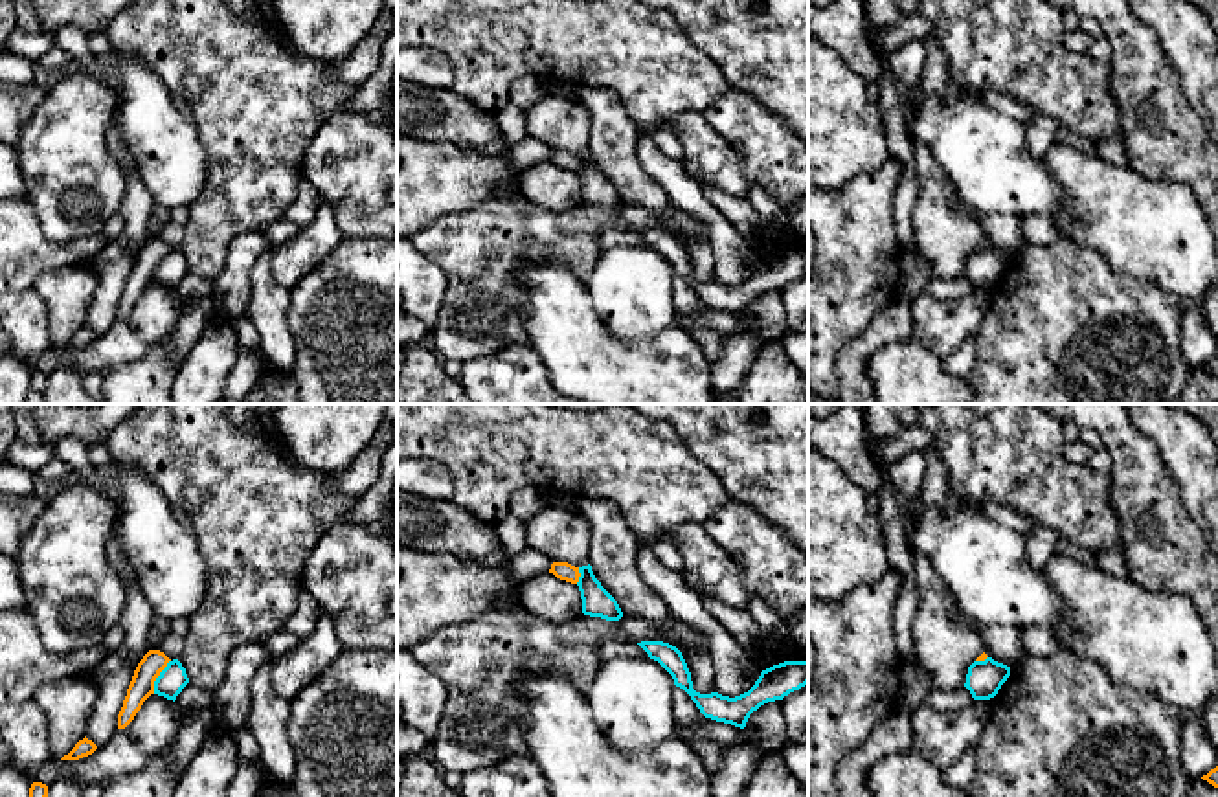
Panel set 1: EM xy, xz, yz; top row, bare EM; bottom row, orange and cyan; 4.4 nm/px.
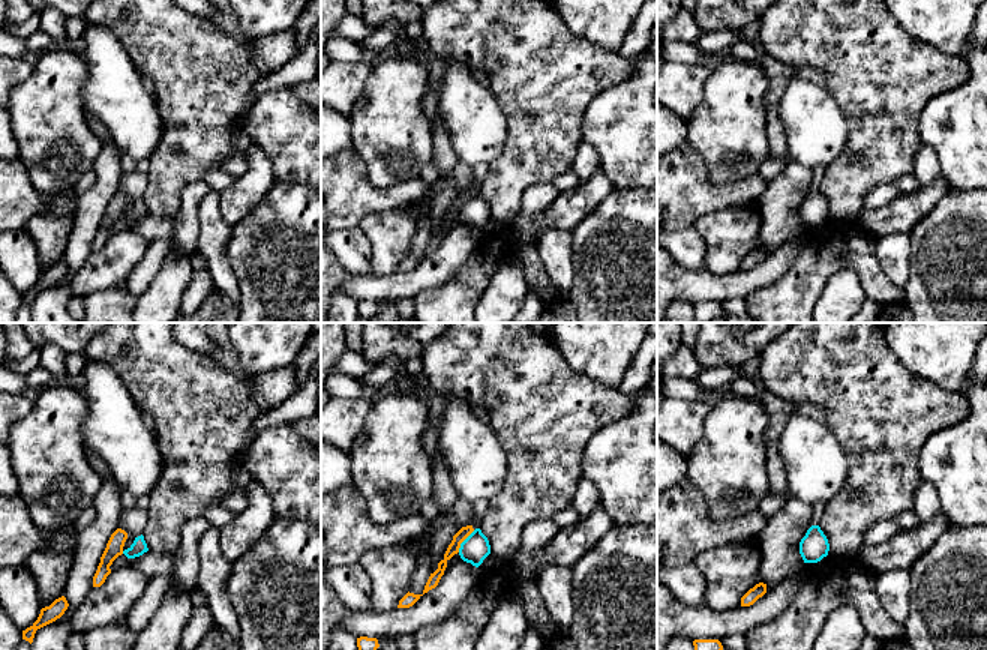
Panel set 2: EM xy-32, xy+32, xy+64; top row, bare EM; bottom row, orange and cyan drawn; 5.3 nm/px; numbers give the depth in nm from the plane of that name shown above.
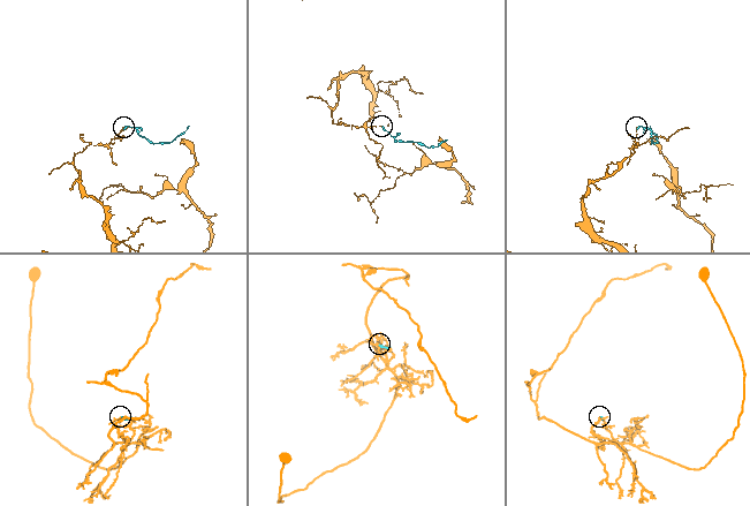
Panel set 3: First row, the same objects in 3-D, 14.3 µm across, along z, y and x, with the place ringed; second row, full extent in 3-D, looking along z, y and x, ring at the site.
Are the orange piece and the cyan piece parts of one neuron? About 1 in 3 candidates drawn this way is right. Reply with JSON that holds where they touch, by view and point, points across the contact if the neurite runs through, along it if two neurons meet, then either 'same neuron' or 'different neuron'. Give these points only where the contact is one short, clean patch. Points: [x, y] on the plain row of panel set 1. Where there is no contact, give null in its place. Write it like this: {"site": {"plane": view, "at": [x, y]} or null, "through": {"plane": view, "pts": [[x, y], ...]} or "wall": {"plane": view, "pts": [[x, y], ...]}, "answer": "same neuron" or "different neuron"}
{"site": {"plane": "xy", "at": [158, 263]}, "wall": {"plane": "xy", "pts": [[169, 248], [157, 267], [153, 281]]}, "answer": "different neuron"}

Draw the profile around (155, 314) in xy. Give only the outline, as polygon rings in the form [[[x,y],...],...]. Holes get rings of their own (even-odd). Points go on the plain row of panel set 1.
[[[151,283],[134,309],[125,318],[116,318],[92,343],[79,349],[51,347],[22,362],[29,373],[42,371],[48,376],[61,367],[73,367],[86,375],[138,362],[173,332],[184,305],[173,288]]]

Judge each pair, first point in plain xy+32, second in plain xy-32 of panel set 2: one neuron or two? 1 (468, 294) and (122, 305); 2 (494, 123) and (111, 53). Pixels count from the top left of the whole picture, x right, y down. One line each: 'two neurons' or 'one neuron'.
1: one neuron
2: one neuron

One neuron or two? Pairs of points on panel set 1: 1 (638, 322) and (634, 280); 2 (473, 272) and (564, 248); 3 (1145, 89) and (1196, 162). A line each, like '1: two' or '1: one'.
1: one
2: one
3: one

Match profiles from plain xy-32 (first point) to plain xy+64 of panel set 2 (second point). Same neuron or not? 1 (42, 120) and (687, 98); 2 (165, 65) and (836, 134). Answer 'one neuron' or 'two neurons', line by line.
1: two neurons
2: two neurons

